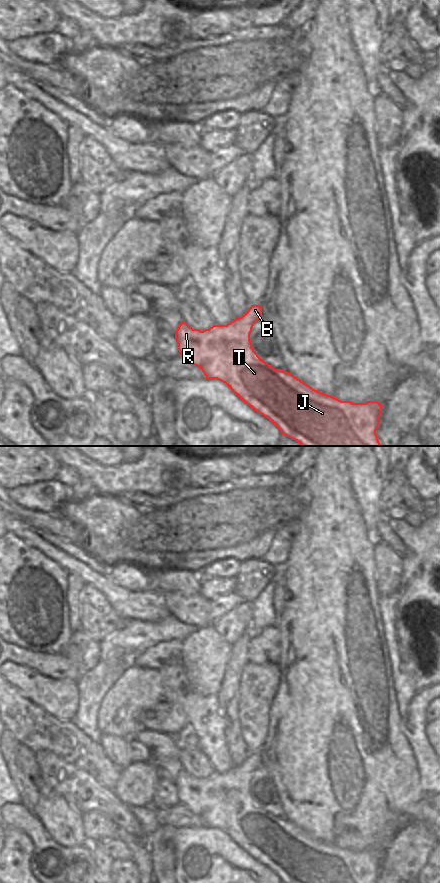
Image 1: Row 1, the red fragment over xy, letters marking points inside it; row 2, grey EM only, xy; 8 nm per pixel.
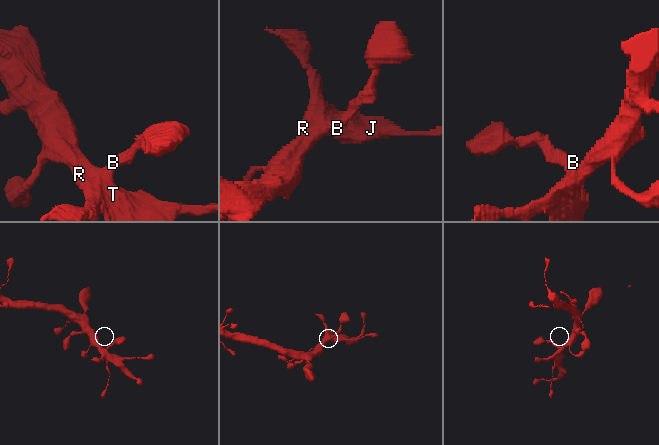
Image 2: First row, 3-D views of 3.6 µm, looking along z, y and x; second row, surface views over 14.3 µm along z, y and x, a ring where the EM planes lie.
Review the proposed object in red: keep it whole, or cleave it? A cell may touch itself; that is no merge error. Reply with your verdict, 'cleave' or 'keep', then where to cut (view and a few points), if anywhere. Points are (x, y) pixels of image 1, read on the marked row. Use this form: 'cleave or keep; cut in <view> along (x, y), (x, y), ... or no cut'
keep; no cut

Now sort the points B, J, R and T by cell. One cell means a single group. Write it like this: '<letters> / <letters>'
B J R T

